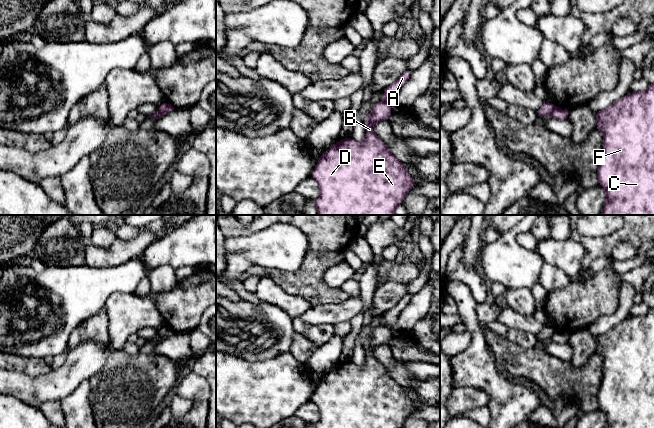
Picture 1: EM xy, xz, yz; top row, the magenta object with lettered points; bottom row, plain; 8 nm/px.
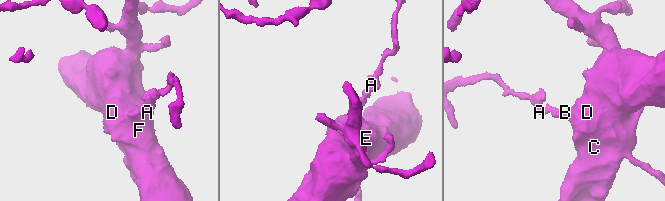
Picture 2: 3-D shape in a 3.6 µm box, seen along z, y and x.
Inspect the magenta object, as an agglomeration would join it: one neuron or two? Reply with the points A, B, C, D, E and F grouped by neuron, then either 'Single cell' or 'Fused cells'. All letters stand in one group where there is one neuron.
Groups: A / B C D E F. Fused cells

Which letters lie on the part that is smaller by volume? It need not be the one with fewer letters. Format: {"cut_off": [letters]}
{"cut_off": ["A"]}

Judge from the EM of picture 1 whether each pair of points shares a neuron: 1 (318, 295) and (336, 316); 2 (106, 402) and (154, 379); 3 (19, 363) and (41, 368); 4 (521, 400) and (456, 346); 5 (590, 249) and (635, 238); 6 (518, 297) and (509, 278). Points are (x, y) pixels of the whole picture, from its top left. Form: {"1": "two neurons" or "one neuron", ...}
{"1": "two neurons", "2": "one neuron", "3": "one neuron", "4": "two neurons", "5": "one neuron", "6": "two neurons"}

